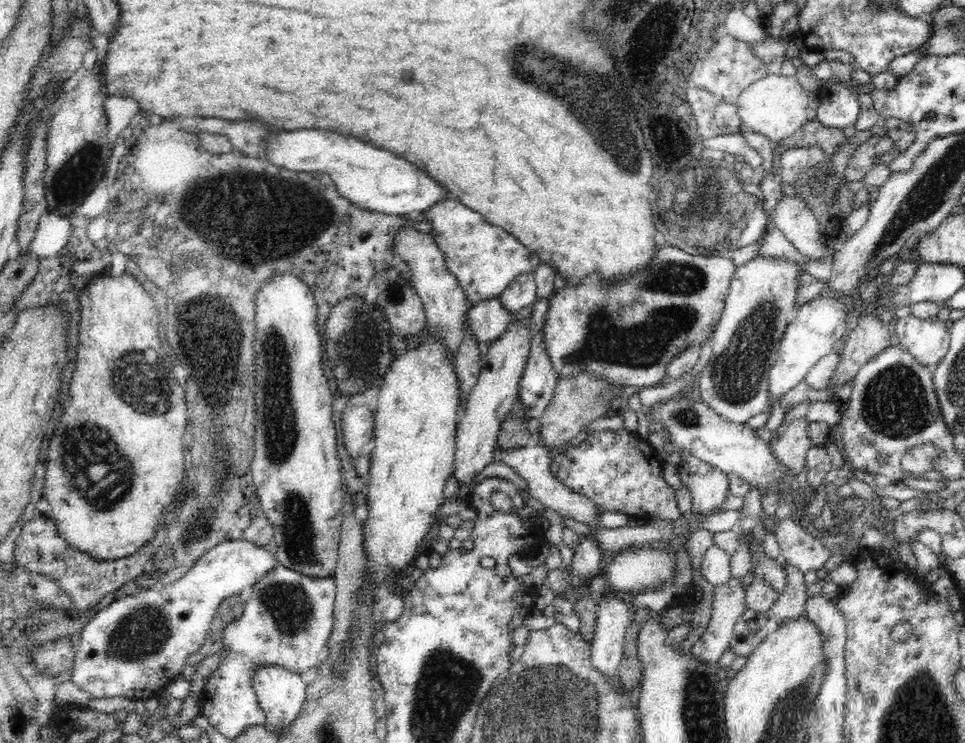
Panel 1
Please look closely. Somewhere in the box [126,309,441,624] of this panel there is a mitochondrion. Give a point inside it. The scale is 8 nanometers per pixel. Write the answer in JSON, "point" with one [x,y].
{"point":[280,417]}

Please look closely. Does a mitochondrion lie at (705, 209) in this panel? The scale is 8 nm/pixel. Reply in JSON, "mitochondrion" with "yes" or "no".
{"mitochondrion":"yes"}

